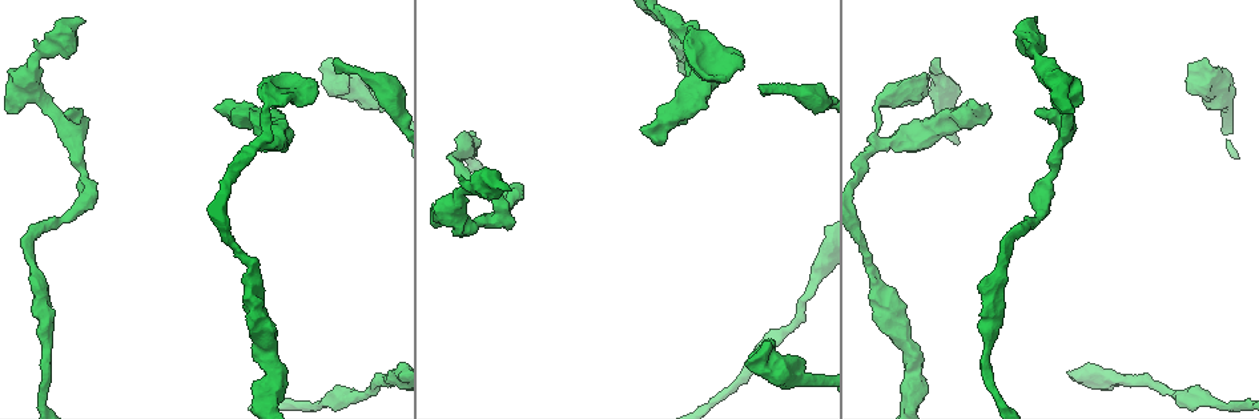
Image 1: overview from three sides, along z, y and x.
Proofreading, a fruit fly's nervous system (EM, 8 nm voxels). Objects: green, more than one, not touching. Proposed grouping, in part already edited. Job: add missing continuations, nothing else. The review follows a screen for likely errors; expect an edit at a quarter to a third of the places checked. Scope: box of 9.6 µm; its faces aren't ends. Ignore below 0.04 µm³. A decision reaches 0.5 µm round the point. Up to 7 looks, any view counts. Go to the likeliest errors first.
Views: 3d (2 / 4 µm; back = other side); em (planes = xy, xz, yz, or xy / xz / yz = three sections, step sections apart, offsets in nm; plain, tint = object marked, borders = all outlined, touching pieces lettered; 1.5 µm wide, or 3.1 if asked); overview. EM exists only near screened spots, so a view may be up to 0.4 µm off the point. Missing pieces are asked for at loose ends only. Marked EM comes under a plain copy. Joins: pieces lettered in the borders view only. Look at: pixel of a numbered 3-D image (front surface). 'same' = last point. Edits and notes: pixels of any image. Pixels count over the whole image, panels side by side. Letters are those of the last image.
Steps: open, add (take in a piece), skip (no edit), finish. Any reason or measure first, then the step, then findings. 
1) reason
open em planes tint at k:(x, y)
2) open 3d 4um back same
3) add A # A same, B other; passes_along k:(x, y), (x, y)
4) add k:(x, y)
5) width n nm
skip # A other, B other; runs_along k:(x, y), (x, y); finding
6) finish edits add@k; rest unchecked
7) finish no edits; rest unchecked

an open end
open em xz step 4 tint at 1:(333, 63)

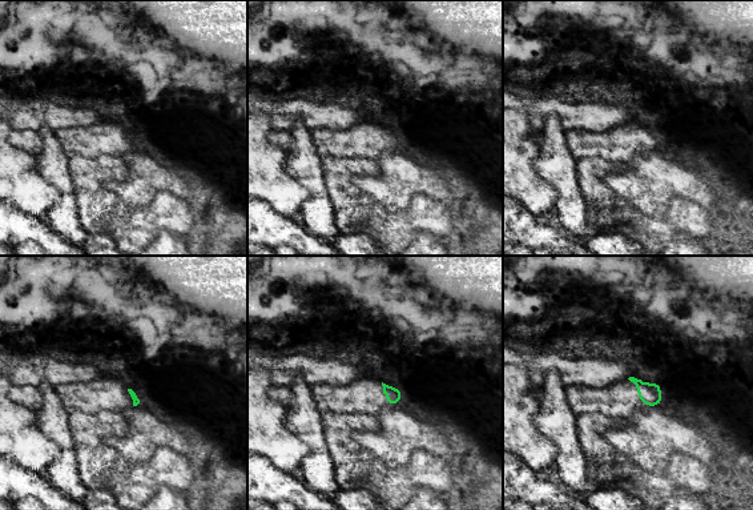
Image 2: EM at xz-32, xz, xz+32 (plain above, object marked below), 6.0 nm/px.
another direction
open em planes borders same

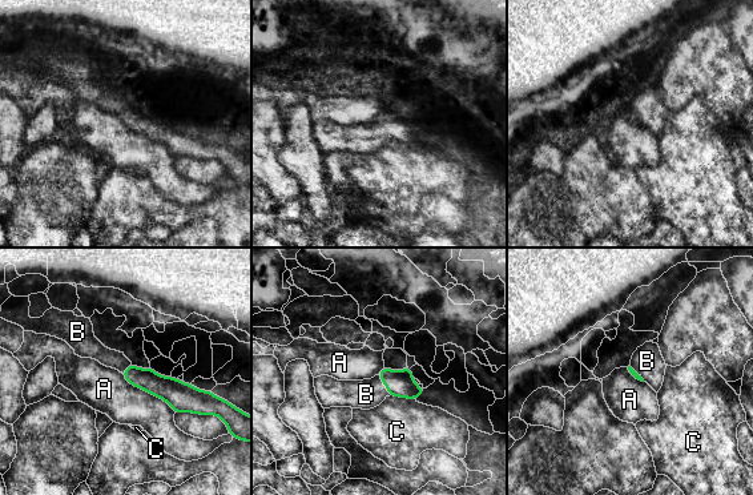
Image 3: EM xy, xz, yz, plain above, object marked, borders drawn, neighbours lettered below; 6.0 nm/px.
longest_contact A 420 nm
add B # A other, B same, C other; passes_along 3:(398, 383), (385, 385), (366, 394); the neuron continues

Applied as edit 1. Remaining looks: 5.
open 3d 2um at 1:(72, 112)

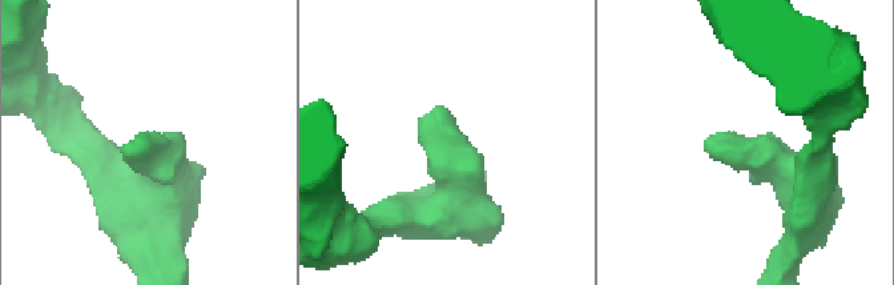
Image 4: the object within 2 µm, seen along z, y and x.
shape alone is not enough
open em planes borders at 4:(140, 139)

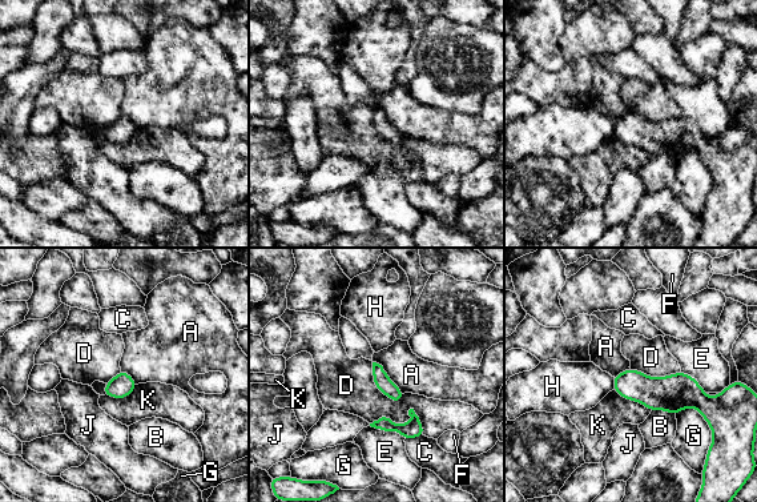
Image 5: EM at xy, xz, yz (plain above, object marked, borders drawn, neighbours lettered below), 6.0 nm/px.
skip # A other, B other, C other, D other, E other, F other, G other, H other, J other, K other; border 5:(370, 424), (411, 409), (425, 434); no lettered piece goes on from it

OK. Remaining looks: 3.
stops while still wide
open 3d 2um at 1:(1214, 70)

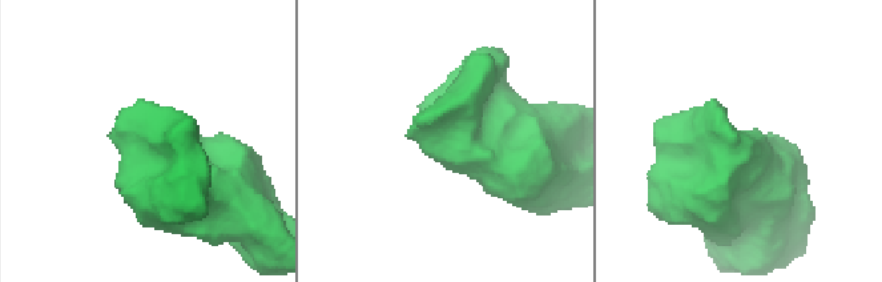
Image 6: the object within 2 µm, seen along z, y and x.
open em planes borders at 6:(735, 137)

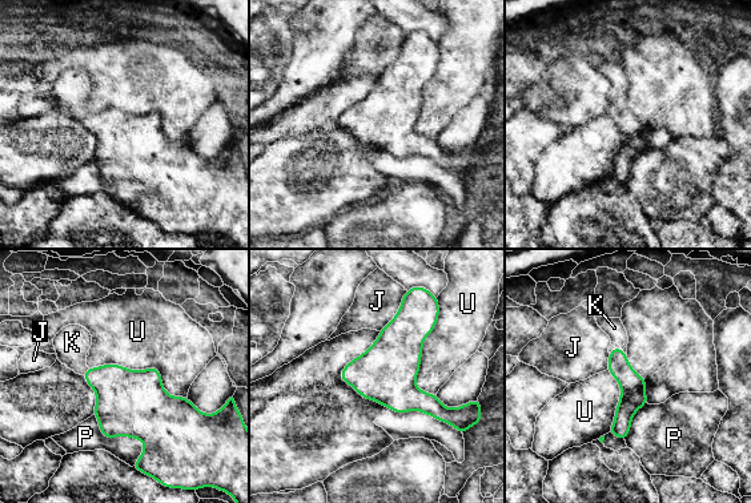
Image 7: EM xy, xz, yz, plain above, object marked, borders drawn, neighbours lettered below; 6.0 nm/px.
add K # J other, K same, P other, U other; it goes on there

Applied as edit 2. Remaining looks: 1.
finish edits add@3, add@7; rest unchecked

